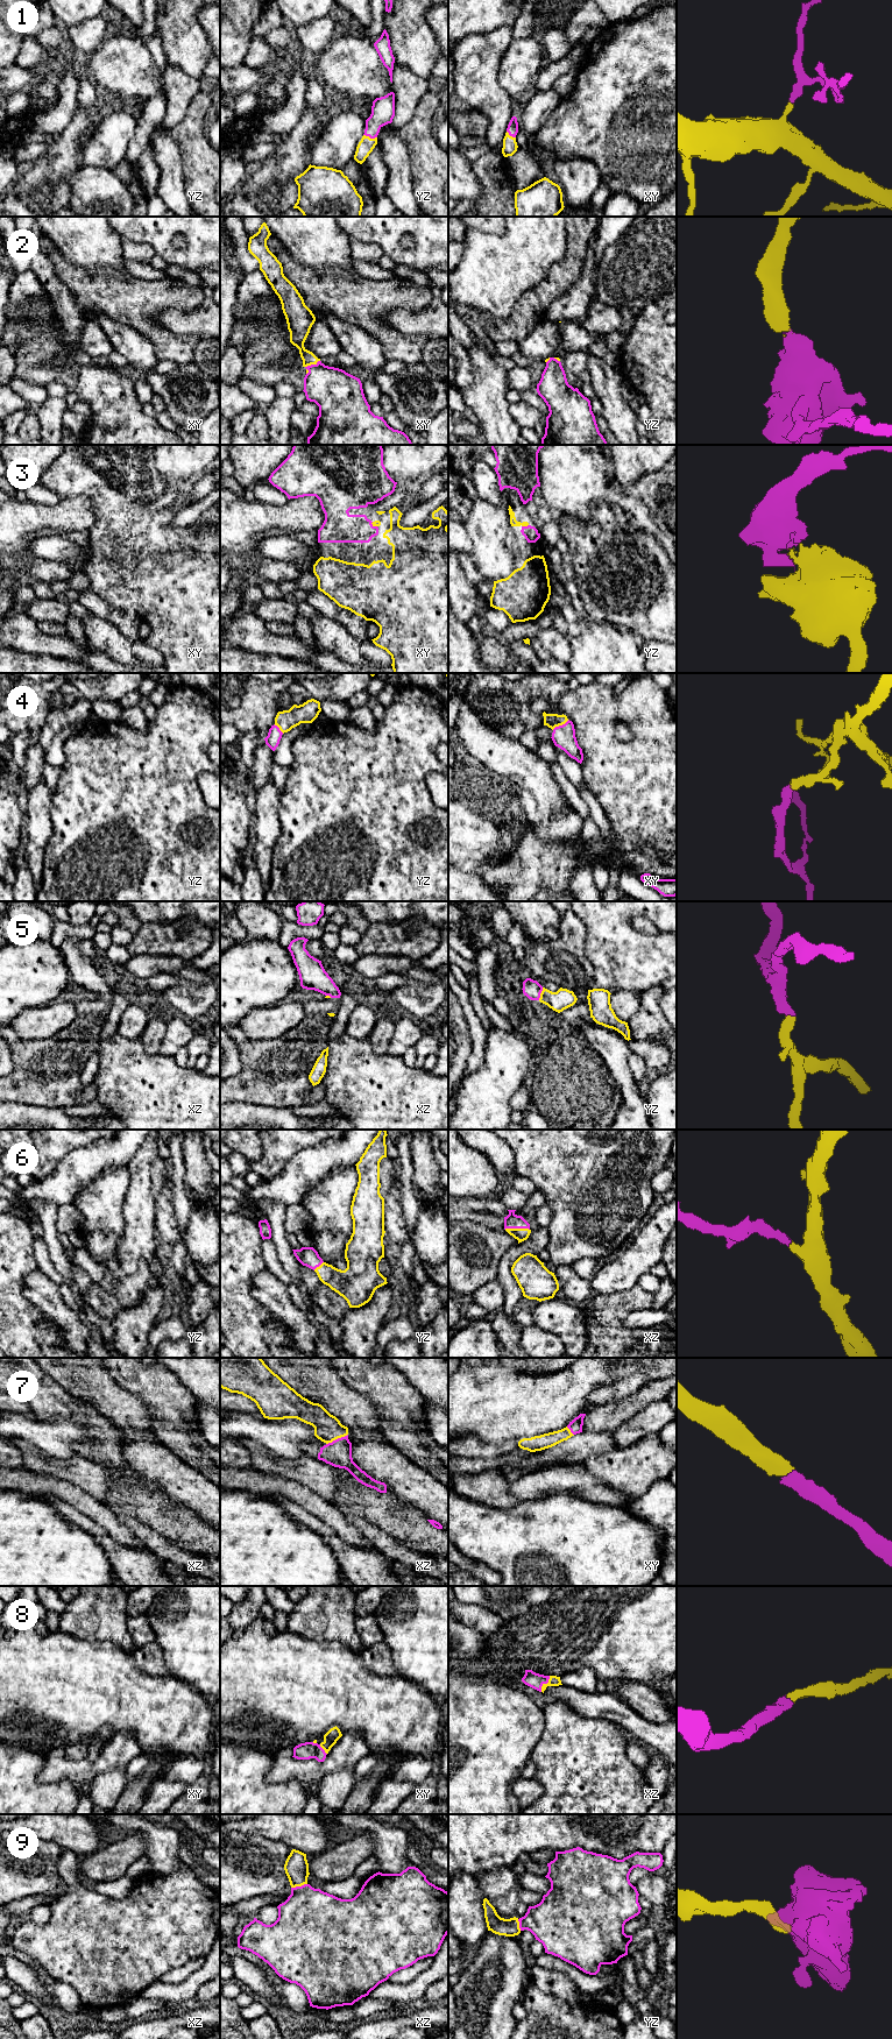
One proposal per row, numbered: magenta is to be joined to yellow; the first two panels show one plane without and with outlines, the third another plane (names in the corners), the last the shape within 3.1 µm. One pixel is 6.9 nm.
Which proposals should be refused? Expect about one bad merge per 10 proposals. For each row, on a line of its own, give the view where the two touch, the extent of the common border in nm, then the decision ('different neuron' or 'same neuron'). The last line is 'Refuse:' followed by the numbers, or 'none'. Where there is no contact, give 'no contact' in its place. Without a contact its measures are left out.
1: contact in yz; length 100 nm; same neuron
2: contact in xy; length 140 nm; same neuron
3: contact in yz; length 50 nm; same neuron
4: contact in xy; length 140 nm; same neuron
5: contact in yz; length 90 nm; same neuron
6: contact in xz; length 180 nm; same neuron
7: contact in xz; length 170 nm; same neuron
8: contact in xz; length 130 nm; same neuron
9: contact in xz; length 120 nm; same neuron
Refuse: none

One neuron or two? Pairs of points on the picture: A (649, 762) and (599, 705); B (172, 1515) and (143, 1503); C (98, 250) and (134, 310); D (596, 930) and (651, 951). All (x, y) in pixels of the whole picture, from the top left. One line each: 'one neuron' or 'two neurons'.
A: one neuron
B: one neuron
C: two neurons
D: one neuron

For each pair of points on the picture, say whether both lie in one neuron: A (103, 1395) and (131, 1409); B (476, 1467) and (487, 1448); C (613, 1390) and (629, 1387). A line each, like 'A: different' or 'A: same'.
A: same
B: different
C: same

